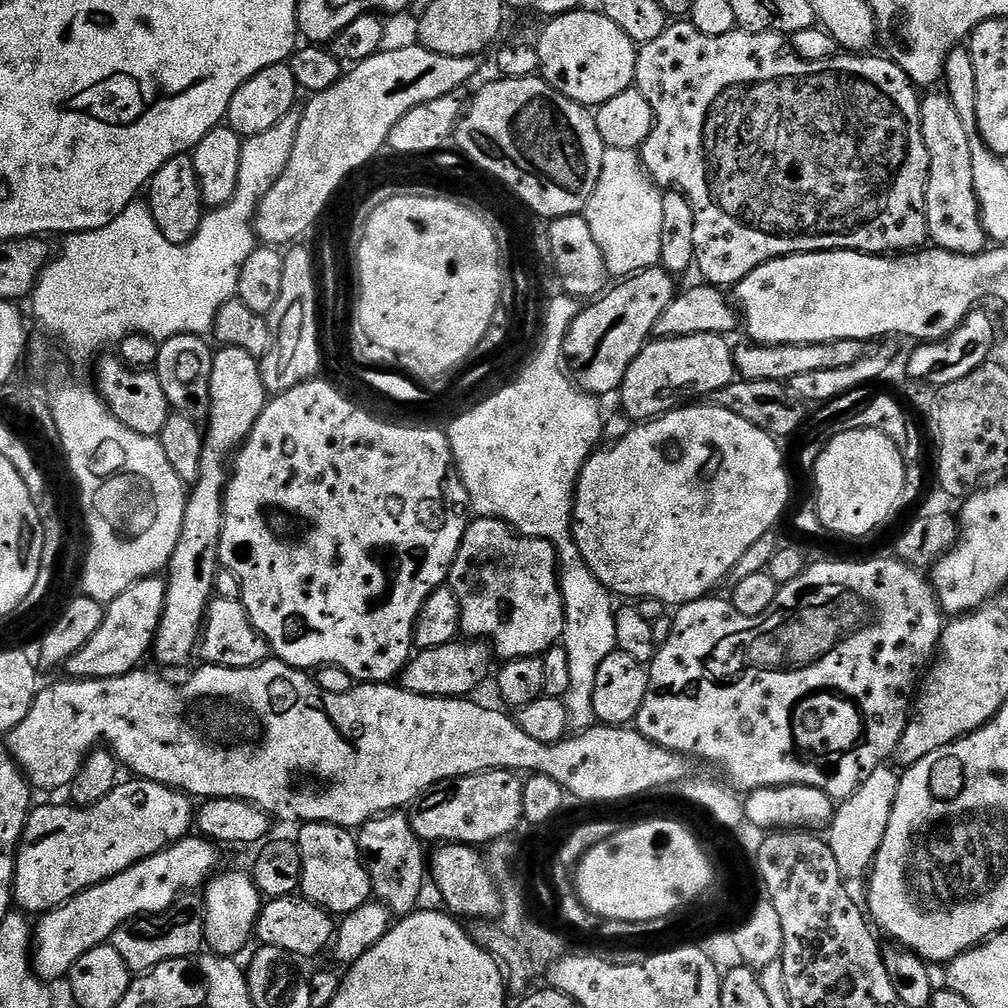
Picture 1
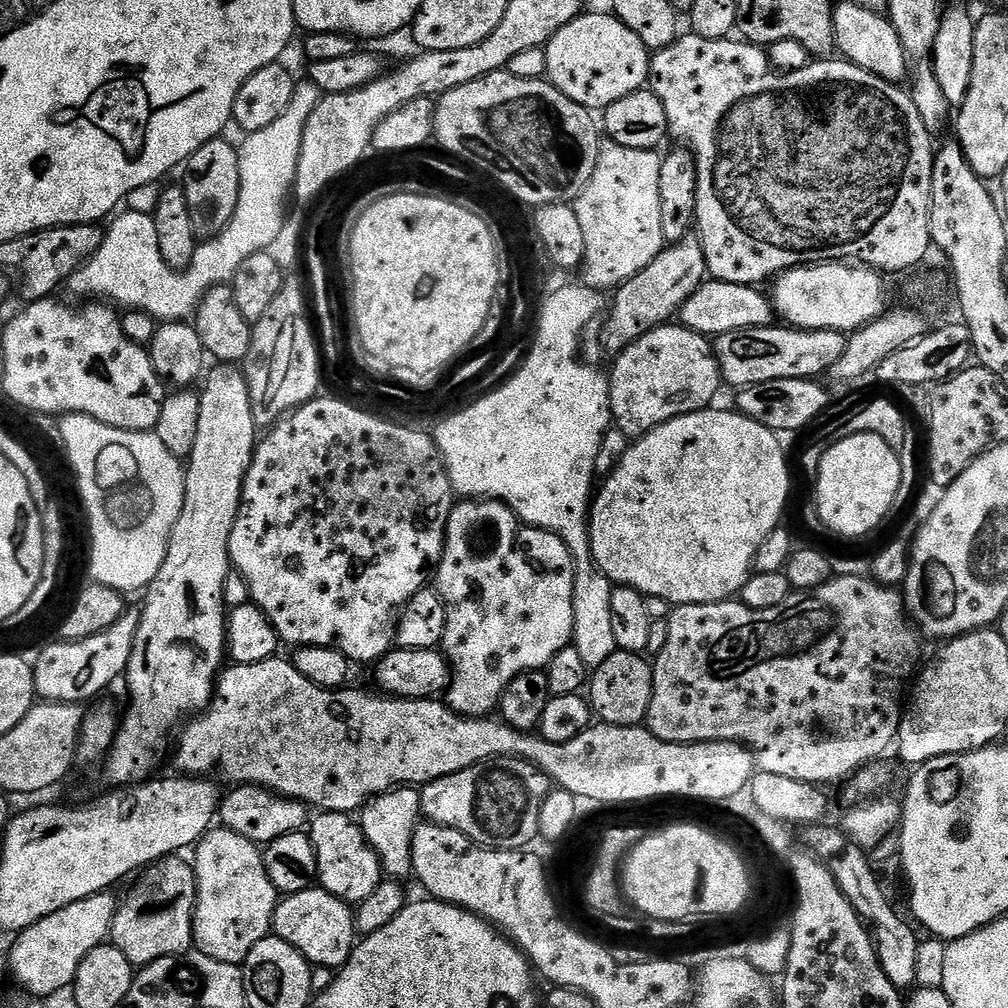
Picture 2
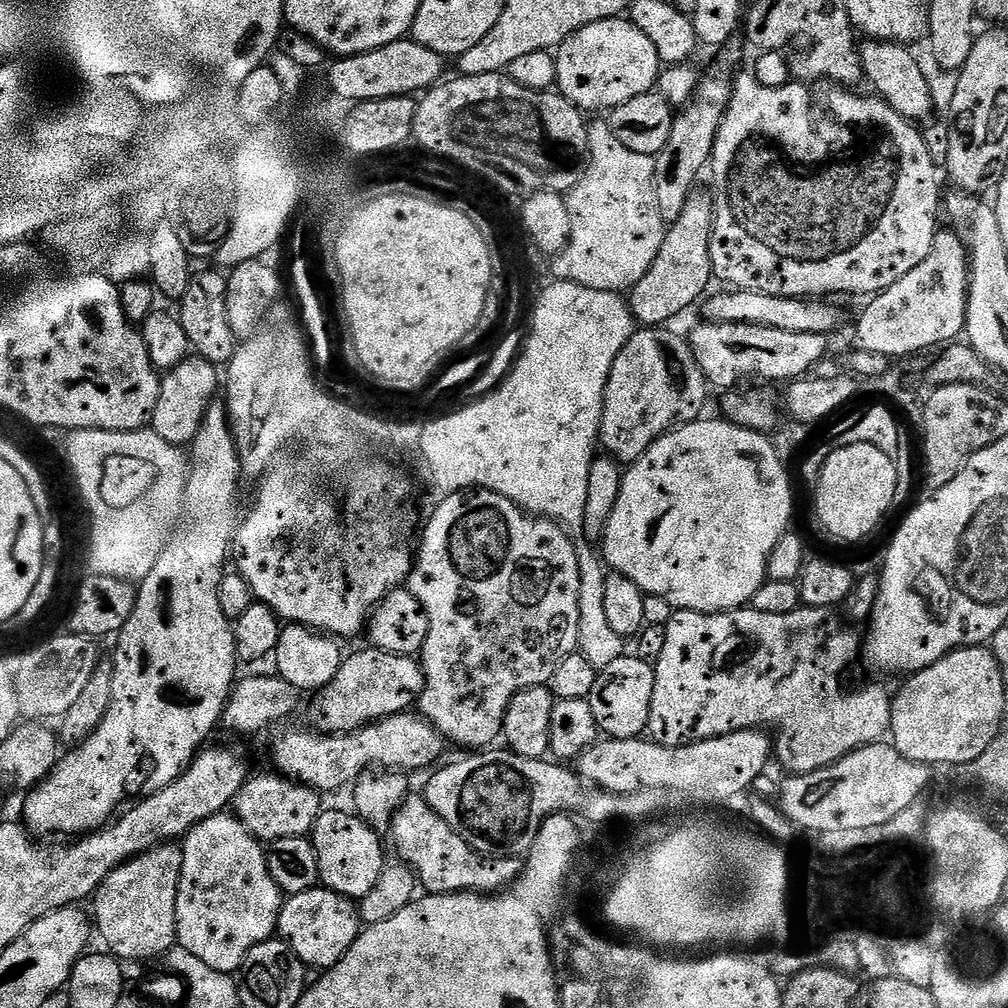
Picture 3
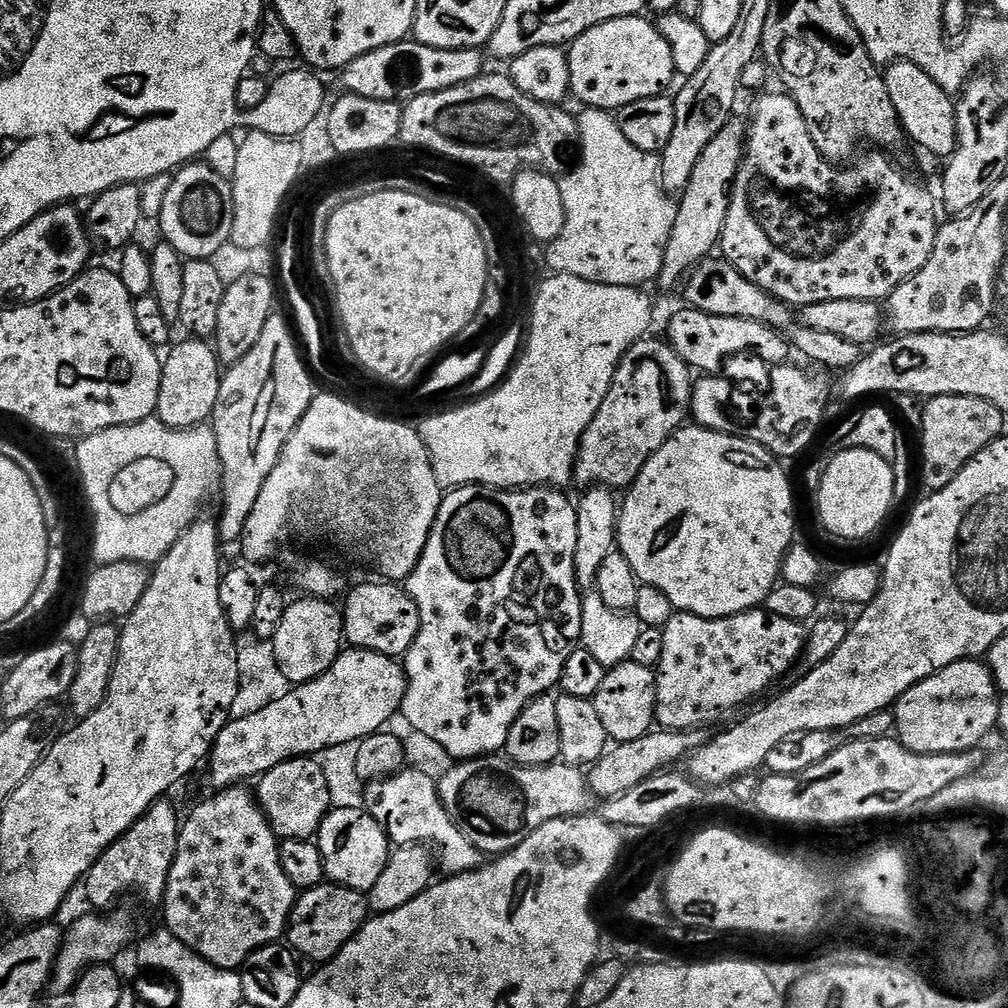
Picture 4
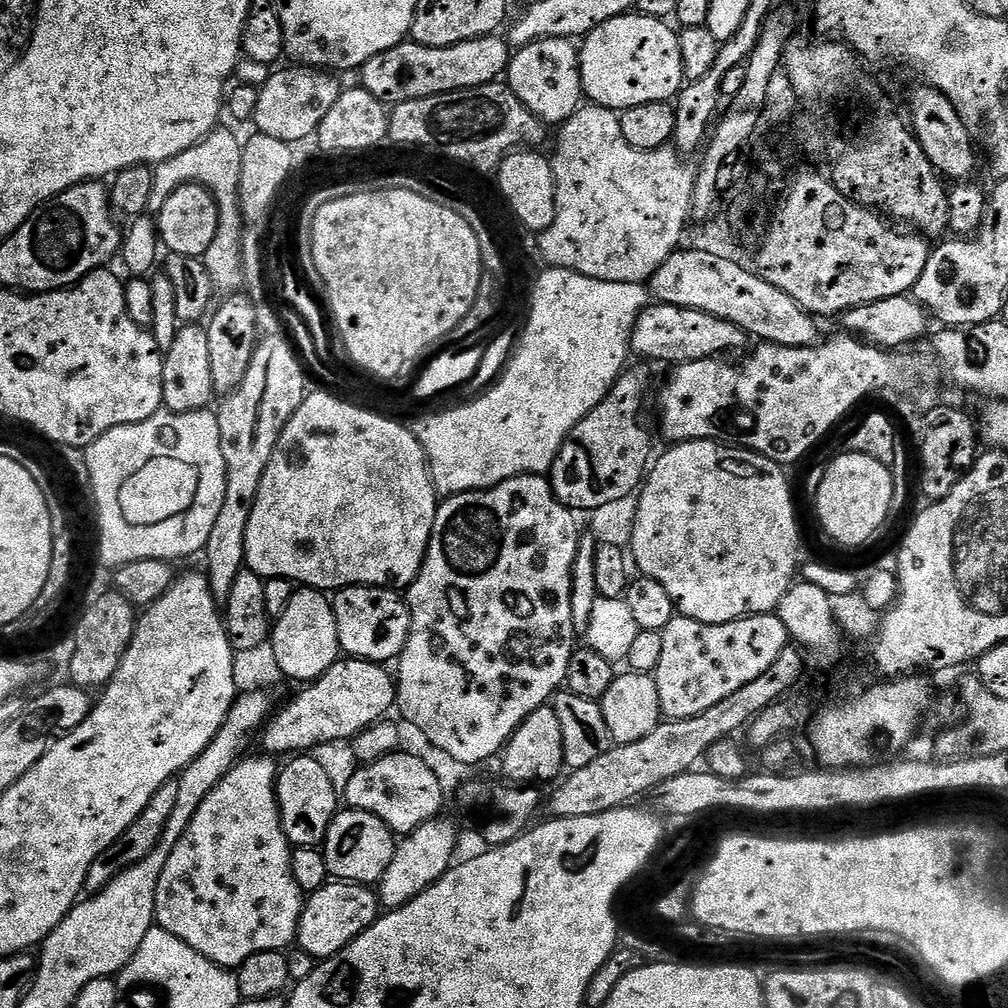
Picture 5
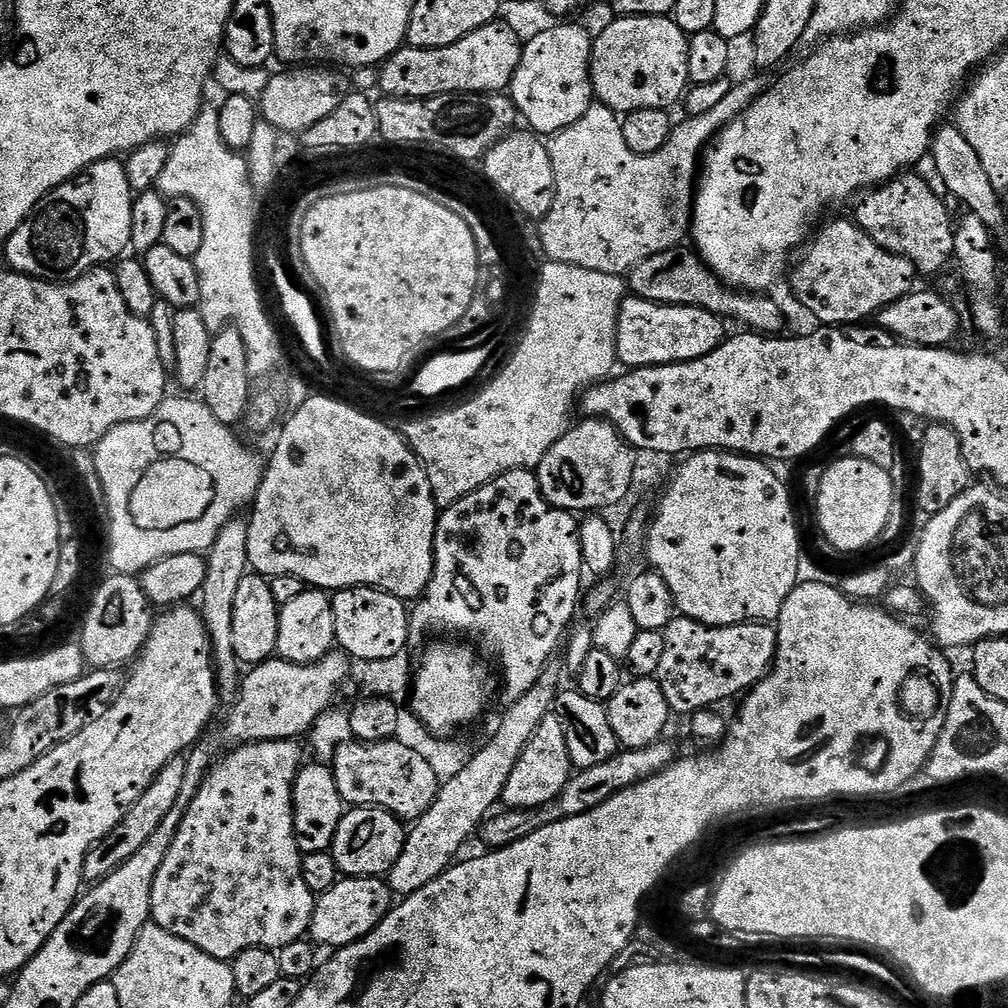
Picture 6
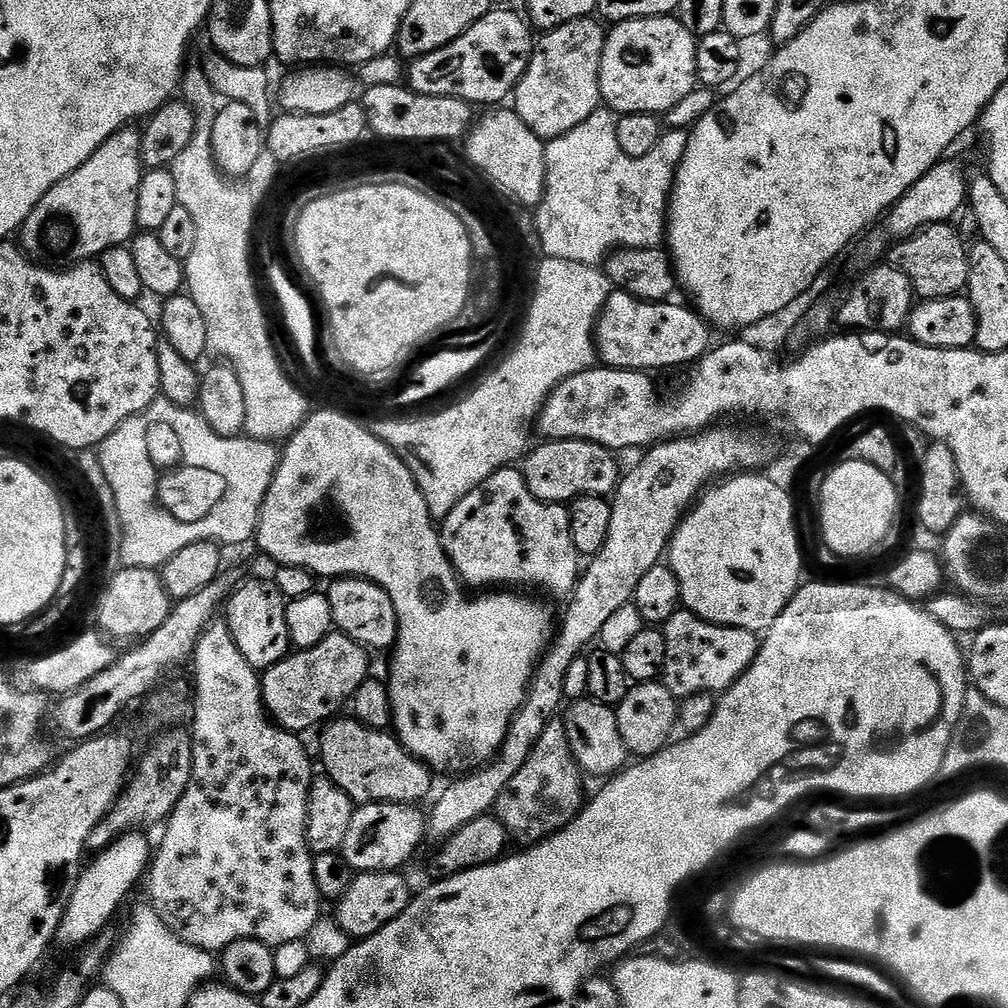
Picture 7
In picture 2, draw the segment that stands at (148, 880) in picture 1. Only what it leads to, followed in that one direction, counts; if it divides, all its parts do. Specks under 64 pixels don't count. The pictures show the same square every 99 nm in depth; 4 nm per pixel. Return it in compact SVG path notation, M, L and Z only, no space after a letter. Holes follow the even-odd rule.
M111 891L99 892L97 896L82 898L82 902L74 902L58 914L50 914L50 918L42 918L42 922L34 922L24 932L15 937L12 944L12 952L7 953L8 970L13 981L16 980L25 988L27 995L32 998L45 998L52 996L55 992L71 989L72 979L76 976L78 966L90 950L94 950L99 944L105 943L109 939L112 930L112 918L116 913L117 897L112 897Z

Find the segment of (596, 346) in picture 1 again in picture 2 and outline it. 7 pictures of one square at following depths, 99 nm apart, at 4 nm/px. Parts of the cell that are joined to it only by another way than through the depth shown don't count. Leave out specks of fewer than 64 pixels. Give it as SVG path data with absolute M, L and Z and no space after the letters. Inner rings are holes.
M689 234L676 244L667 245L660 251L658 258L646 266L634 278L615 289L612 309L603 317L604 329L600 332L600 340L604 348L611 354L618 354L630 342L642 338L650 329L669 323L679 313L680 308L702 286L708 276L706 258L702 254L702 246L695 235Z

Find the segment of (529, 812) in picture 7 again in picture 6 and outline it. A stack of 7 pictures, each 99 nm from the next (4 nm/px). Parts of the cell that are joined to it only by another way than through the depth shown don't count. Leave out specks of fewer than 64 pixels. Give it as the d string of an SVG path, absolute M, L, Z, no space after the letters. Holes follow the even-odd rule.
M555 711L542 718L538 730L534 730L534 738L526 742L526 750L522 750L522 758L518 758L518 766L514 766L514 774L510 774L510 782L506 782L506 790L502 797L509 809L527 809L542 806L562 794L574 769L570 750L566 750L566 734L562 730L562 722Z

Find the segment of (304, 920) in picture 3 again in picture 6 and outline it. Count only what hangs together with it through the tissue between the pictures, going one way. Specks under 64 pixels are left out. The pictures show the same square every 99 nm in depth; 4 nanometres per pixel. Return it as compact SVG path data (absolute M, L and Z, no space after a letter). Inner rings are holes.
M349 876L337 880L330 890L316 897L310 936L328 950L345 948L380 925L394 907L394 893L387 879L378 876Z

